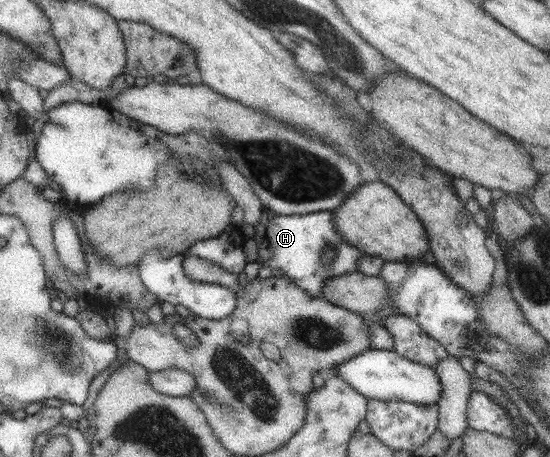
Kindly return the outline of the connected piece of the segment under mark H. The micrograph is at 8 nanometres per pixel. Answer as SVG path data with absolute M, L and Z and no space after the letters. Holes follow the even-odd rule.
M263 208L259 221L249 231L257 245L257 260L261 267L283 271L285 276L312 298L322 298L324 281L333 276L353 273L356 263L363 255L355 246L350 246L341 234L336 232L331 211L317 211L305 214L275 214ZM329 246L336 251L331 265L322 264L322 250Z

